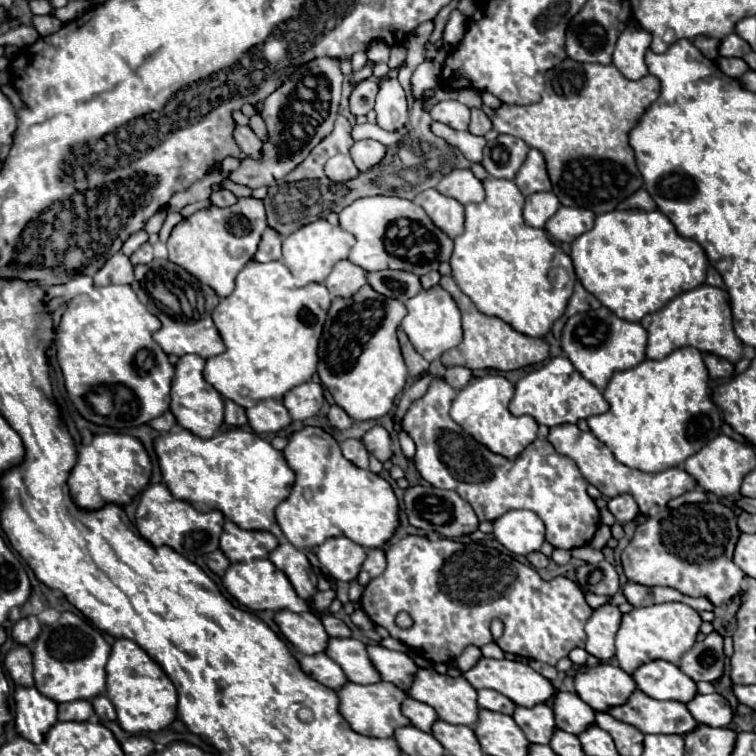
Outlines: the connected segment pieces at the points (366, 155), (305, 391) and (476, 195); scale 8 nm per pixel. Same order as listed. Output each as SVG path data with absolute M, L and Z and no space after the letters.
M371 139L355 141L351 147L351 159L355 161L359 171L367 171L385 157L385 151L387 151L387 147L381 145L379 141L371 141Z
M307 381L303 385L293 387L285 397L283 397L283 405L289 409L293 419L305 421L313 415L319 413L319 409L323 407L323 387L315 381Z
M453 169L447 177L441 179L437 191L457 199L459 203L479 203L485 197L483 183L469 169Z

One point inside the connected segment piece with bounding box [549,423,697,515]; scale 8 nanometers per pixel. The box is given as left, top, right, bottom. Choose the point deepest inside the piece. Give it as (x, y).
(598, 465)

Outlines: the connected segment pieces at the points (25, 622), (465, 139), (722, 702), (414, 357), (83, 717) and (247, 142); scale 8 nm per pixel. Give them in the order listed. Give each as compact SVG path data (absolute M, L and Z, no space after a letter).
M33 615L23 617L13 627L13 639L21 645L27 645L29 641L33 641L39 635L39 631L41 631L41 623L37 617L33 617Z
M433 121L431 123L431 131L437 135L437 137L443 137L447 143L455 145L457 149L463 151L463 155L473 161L473 163L481 163L481 157L483 157L483 147L485 147L485 139L483 137L475 137L471 135L469 131L455 131L439 121Z
M719 693L697 695L693 701L687 703L687 707L697 723L705 723L709 727L727 727L733 719L729 701Z
M399 329L399 343L401 343L401 351L403 351L403 357L405 357L405 365L409 369L409 375L411 377L421 377L427 373L427 367L429 367L429 361L419 357L419 353L415 353L409 337L403 333L403 329Z
M79 699L69 703L59 703L59 721L87 721L93 717L91 701Z
M237 125L233 129L233 139L239 145L239 149L251 157L259 157L261 153L261 139L253 133L251 127L247 125Z

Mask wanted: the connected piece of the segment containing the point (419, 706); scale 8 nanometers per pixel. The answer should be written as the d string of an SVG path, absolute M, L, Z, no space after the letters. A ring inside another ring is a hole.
M407 697L407 699L403 701L401 711L403 711L403 715L405 715L417 729L427 731L427 733L431 733L433 723L439 719L437 713L435 713L435 709L431 709L429 705L423 705L421 701L415 701L415 699L411 699L411 697Z

